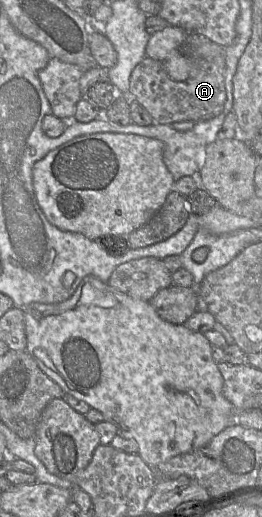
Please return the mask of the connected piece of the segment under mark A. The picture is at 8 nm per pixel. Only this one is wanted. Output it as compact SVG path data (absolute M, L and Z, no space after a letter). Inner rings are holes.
M188 32L182 46L191 59L191 72L183 81L173 80L166 73L162 62L145 57L130 75L129 94L153 118L154 124L171 125L174 122L200 122L219 116L227 99L225 88L225 47L209 38Z

